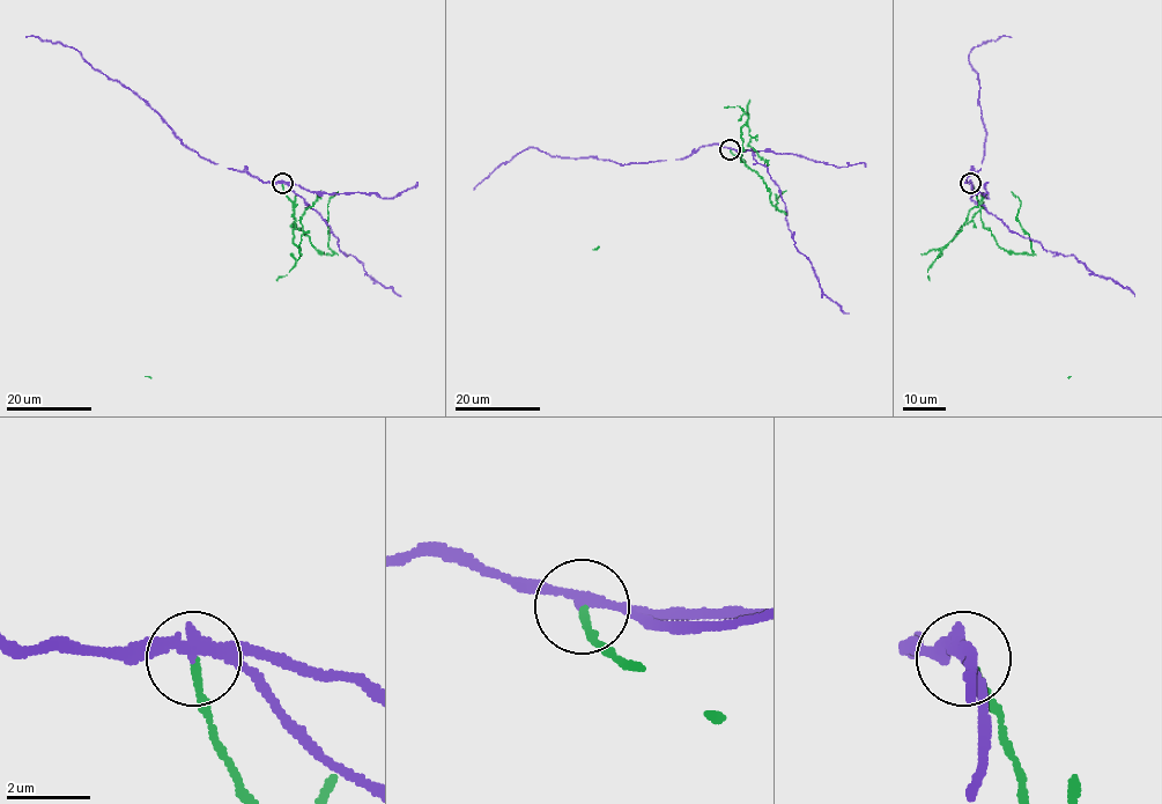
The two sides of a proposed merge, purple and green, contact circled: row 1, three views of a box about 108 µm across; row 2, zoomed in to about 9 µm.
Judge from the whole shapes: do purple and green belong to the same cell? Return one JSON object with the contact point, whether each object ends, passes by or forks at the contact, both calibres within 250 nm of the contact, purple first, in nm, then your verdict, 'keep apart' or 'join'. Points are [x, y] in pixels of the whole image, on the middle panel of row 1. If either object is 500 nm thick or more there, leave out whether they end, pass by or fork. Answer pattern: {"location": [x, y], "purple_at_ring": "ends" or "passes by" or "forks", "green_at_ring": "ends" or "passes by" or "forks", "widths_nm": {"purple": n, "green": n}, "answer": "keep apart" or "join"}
{"location": [730, 149], "purple_at_ring": "passes by", "green_at_ring": "ends", "widths_nm": {"purple": 280, "green": 170}, "answer": "keep apart"}

